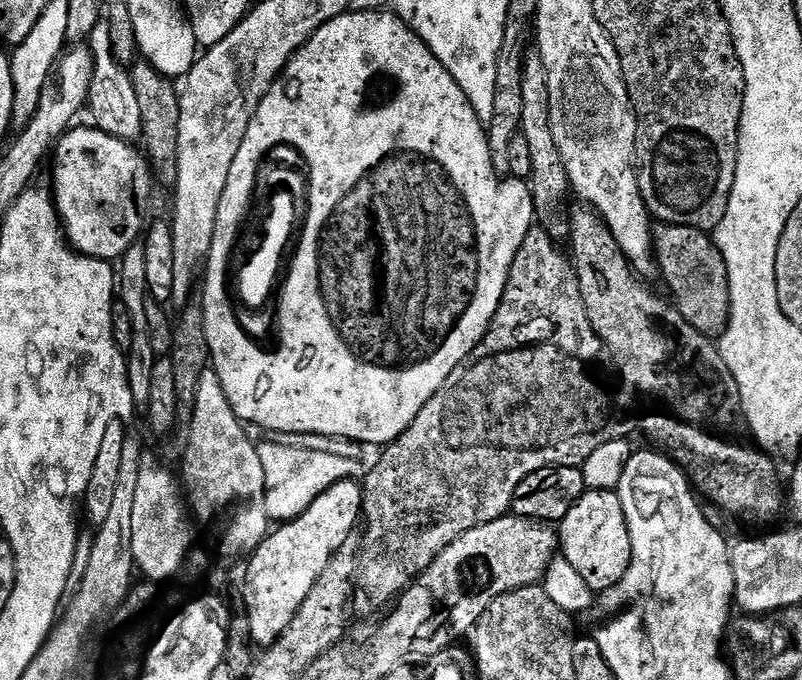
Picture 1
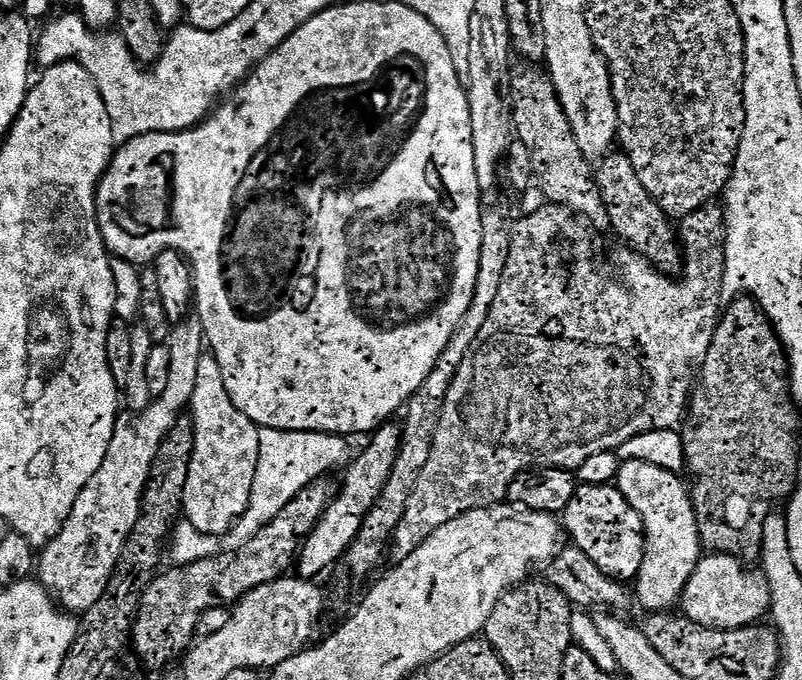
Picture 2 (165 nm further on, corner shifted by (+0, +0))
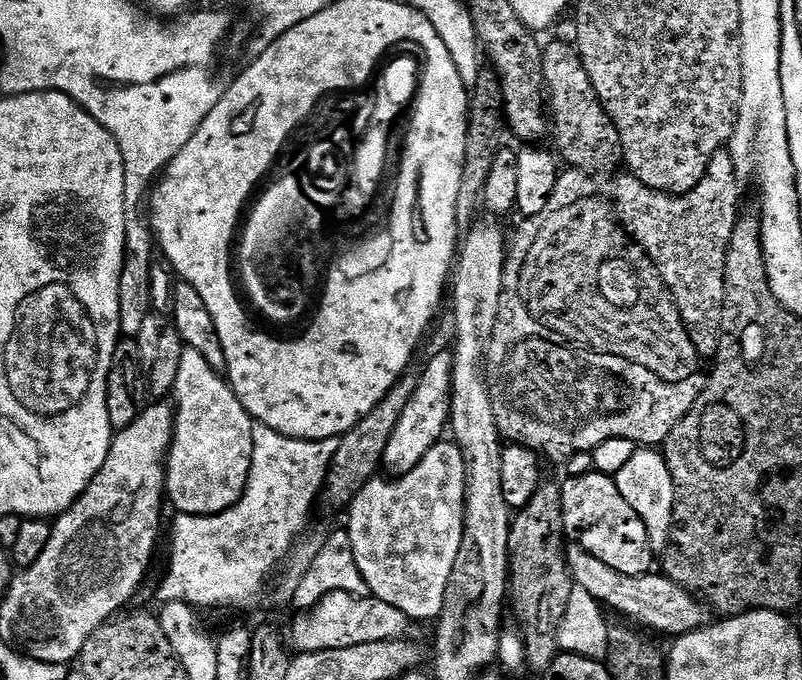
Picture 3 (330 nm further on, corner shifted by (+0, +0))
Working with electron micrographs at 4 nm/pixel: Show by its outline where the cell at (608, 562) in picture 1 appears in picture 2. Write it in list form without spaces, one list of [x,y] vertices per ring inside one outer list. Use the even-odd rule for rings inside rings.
[[[611,483],[580,484],[562,513],[562,524],[572,535],[571,543],[584,551],[604,575],[621,582],[635,581],[644,561],[644,523],[630,502]]]

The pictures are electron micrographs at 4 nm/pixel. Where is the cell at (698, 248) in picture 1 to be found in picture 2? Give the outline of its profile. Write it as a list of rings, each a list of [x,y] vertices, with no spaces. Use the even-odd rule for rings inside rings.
[[[613,150],[595,165],[596,185],[602,194],[602,202],[608,215],[607,227],[616,231],[616,236],[629,249],[648,261],[656,271],[676,274],[681,271],[681,246],[673,221],[656,204],[646,186],[638,182],[638,174],[623,150]]]

